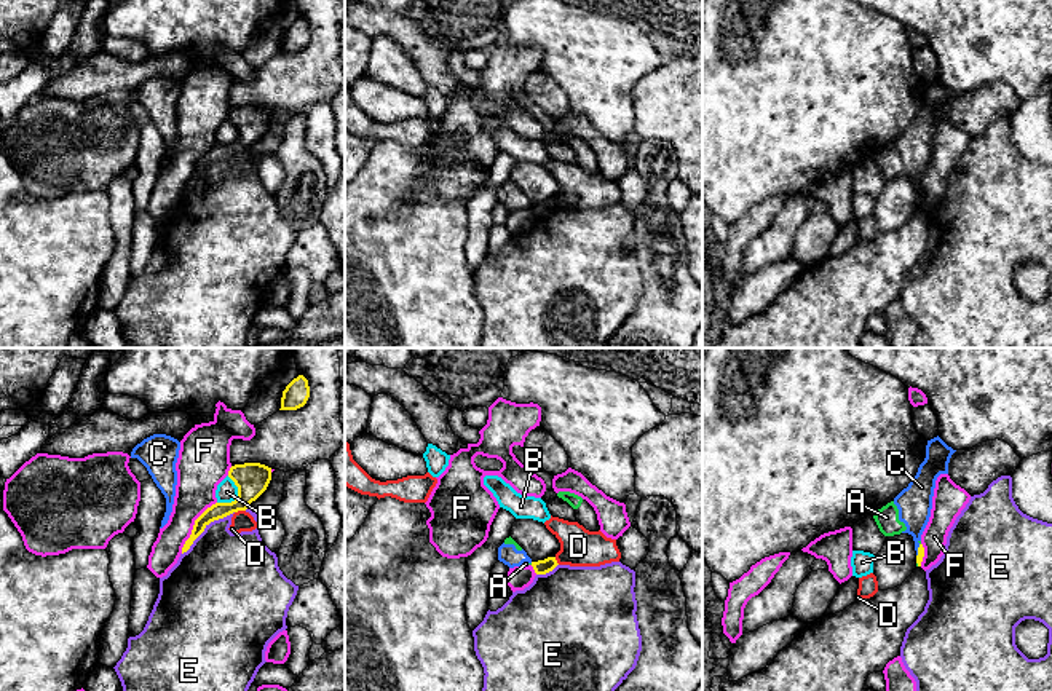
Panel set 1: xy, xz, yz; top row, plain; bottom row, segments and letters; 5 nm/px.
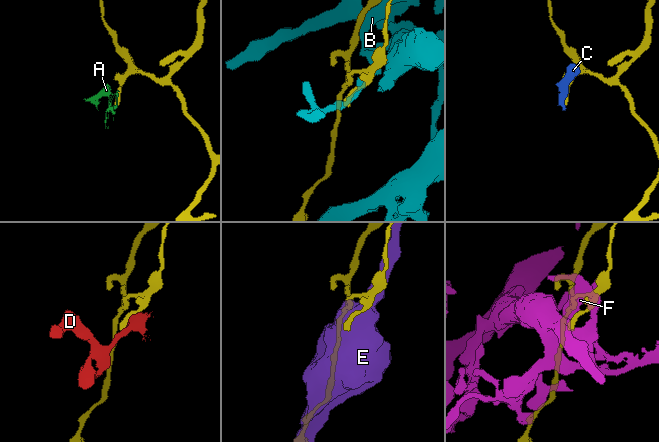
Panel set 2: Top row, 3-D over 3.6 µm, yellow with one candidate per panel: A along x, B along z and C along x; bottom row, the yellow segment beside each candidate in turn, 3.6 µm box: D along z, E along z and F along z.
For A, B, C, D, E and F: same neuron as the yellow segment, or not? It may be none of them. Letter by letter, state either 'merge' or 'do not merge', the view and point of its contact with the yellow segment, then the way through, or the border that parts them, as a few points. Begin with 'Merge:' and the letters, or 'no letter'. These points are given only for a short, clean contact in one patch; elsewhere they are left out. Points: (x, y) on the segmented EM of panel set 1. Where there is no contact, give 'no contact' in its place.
Merge: no letter
A: do not merge | yz (917, 562) | along yz (917, 562), (918, 565)
B: do not merge | xy (238, 497)
C: do not merge | yz (918, 551) | along yz (920, 544), (917, 556)
D: do not merge | xy (240, 509) | along xy (245, 509), (235, 513)
E: do not merge | xy (205, 527)
F: do not merge | xy (193, 527)

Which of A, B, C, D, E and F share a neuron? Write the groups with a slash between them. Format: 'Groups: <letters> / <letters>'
Groups: A C F / B / D / E

